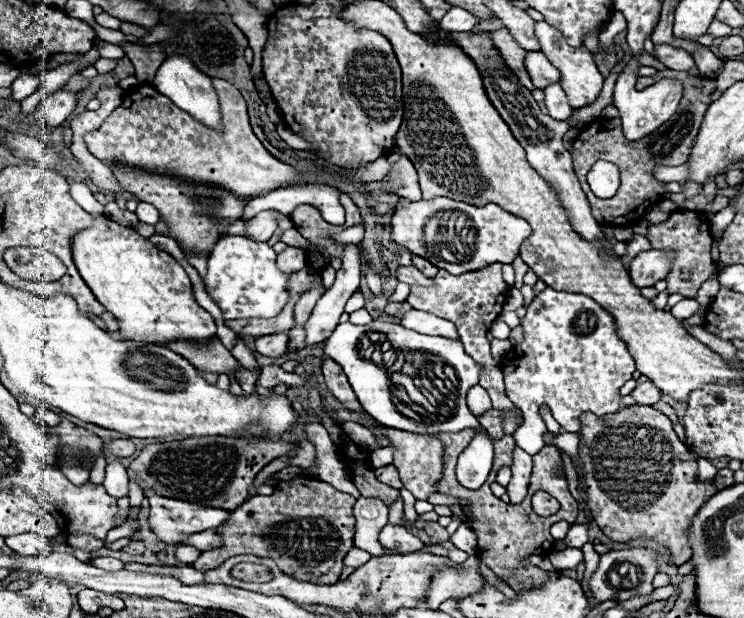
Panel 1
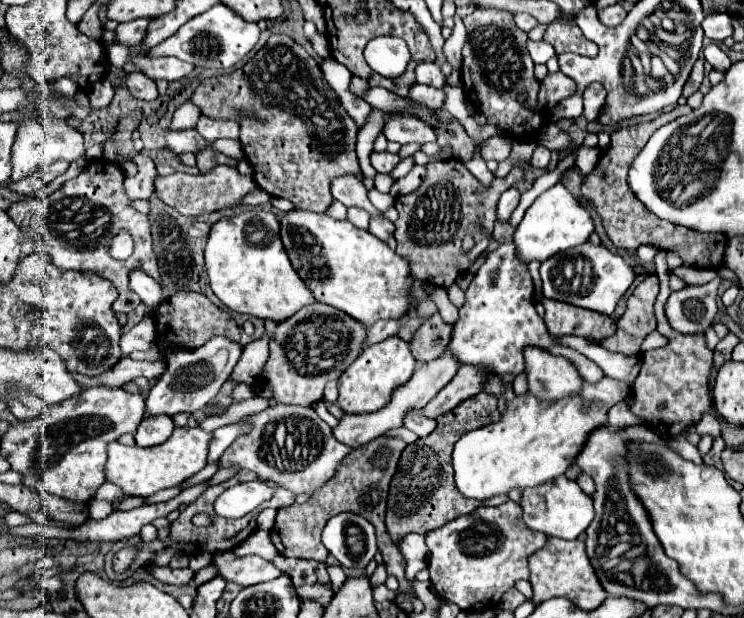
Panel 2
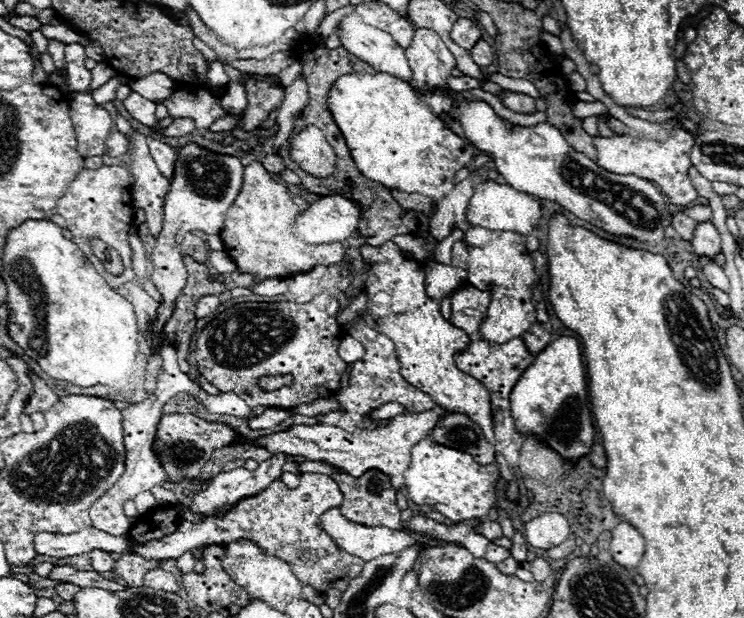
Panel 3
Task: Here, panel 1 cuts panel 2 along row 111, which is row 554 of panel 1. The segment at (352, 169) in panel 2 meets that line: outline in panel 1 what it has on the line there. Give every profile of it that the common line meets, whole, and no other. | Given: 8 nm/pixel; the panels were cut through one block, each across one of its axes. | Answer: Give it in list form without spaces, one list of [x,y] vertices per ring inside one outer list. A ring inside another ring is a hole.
[[[296,476],[290,482],[280,482],[276,484],[274,494],[252,496],[240,508],[232,510],[230,518],[216,528],[222,546],[202,552],[192,568],[208,572],[232,556],[252,554],[272,558],[284,574],[300,582],[312,582],[318,586],[336,584],[340,572],[330,574],[330,570],[340,564],[346,552],[354,546],[354,502],[356,500],[350,494],[338,492],[322,480]]]

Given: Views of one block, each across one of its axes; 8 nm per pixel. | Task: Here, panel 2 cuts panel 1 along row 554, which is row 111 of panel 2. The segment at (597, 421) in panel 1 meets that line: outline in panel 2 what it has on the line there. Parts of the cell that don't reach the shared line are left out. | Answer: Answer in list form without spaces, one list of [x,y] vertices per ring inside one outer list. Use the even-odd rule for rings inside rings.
[[[676,106],[674,110],[660,114],[656,120],[652,122],[642,122],[636,126],[628,126],[622,128],[618,132],[612,134],[612,146],[602,152],[602,158],[598,162],[598,166],[594,168],[594,172],[590,172],[584,178],[582,184],[582,194],[596,206],[596,212],[602,216],[604,220],[604,228],[610,236],[610,240],[614,242],[616,248],[624,248],[624,250],[636,250],[642,244],[650,244],[658,250],[674,250],[682,256],[682,260],[690,266],[704,266],[704,268],[720,268],[724,262],[724,250],[726,250],[726,236],[724,234],[702,234],[666,220],[660,220],[658,216],[650,214],[646,210],[646,206],[632,194],[626,176],[628,170],[632,166],[632,160],[638,156],[638,152],[646,146],[648,138],[664,124],[676,120],[682,114],[688,114],[690,108],[688,106]]]

